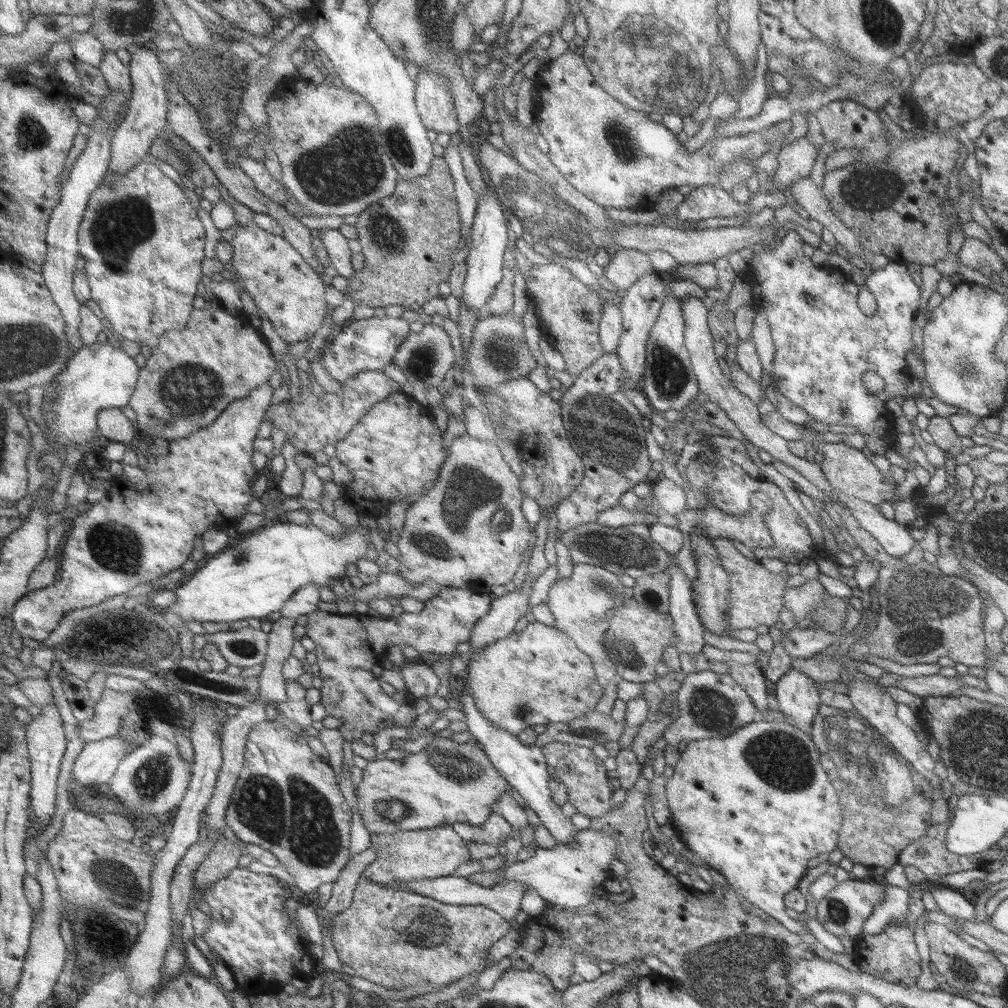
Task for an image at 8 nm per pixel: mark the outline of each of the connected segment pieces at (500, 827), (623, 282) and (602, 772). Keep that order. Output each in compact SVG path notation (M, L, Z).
M497 812L489 815L489 820L483 826L471 826L459 823L453 826L469 843L488 844L500 847L513 836L511 825Z
M620 249L604 267L604 278L613 286L626 292L634 282L654 271L646 254Z
M552 742L541 748L547 763L549 776L562 782L568 791L568 801L571 802L578 813L586 814L592 820L614 809L611 800L612 790L608 786L608 776L602 760L594 755L594 752L586 746L576 744L563 744Z

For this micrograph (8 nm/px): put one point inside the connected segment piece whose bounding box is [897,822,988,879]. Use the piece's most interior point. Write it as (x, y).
(930, 854)

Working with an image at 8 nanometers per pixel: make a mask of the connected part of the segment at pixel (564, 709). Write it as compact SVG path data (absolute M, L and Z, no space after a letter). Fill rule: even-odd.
M528 623L520 633L512 631L506 637L480 649L476 655L469 653L464 659L467 664L465 678L477 708L499 730L506 730L515 736L536 725L573 722L592 713L602 699L603 691L590 657L567 634L544 623Z

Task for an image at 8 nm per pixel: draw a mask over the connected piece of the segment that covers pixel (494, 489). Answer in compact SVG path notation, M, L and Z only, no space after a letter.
M469 433L458 436L450 447L450 458L446 460L443 469L441 470L440 478L430 488L429 492L422 498L419 499L414 505L408 508L408 513L405 521L403 531L400 532L400 540L398 542L401 557L399 559L398 573L406 575L406 579L414 585L418 583L424 583L424 581L436 581L443 587L456 587L461 589L474 590L490 590L494 585L505 585L512 580L512 576L516 574L518 570L518 564L522 562L522 554L524 550L527 550L526 544L530 540L530 524L524 518L522 514L523 499L525 498L524 492L520 492L520 480L518 476L510 470L510 466L502 460L500 456L500 450L492 444L492 442L486 442L486 440L478 440Z

